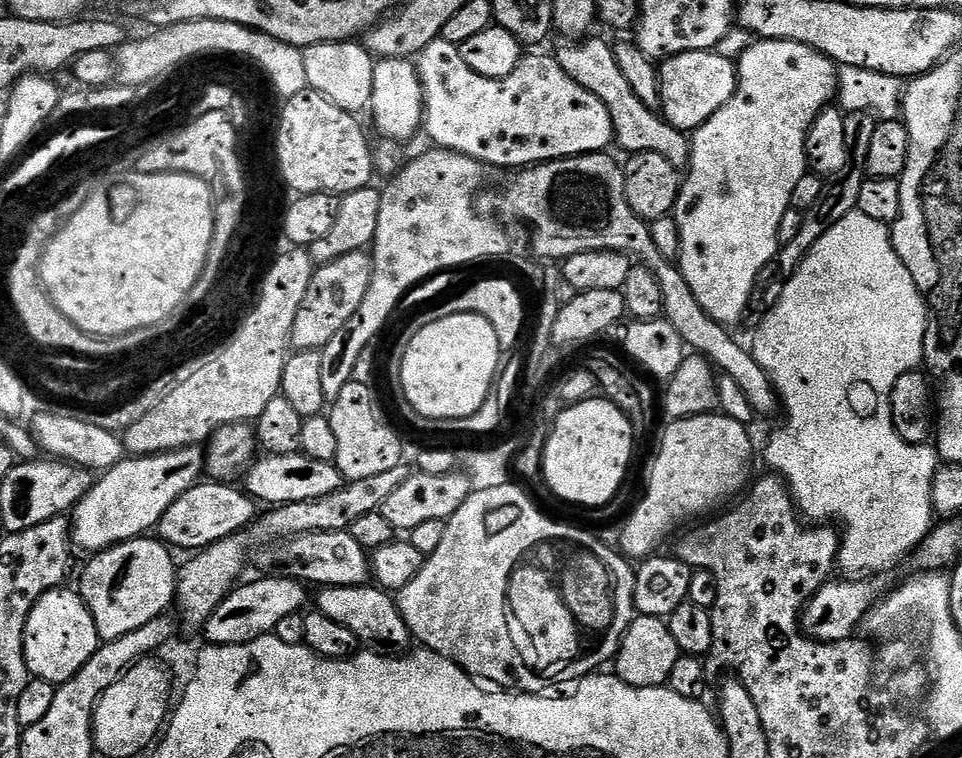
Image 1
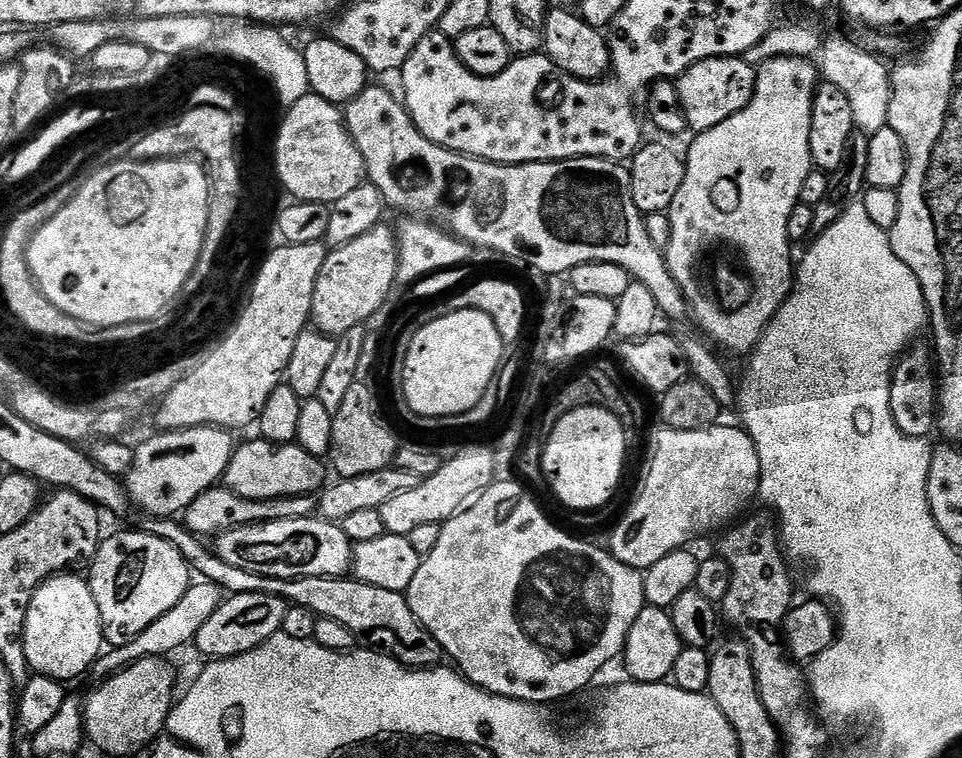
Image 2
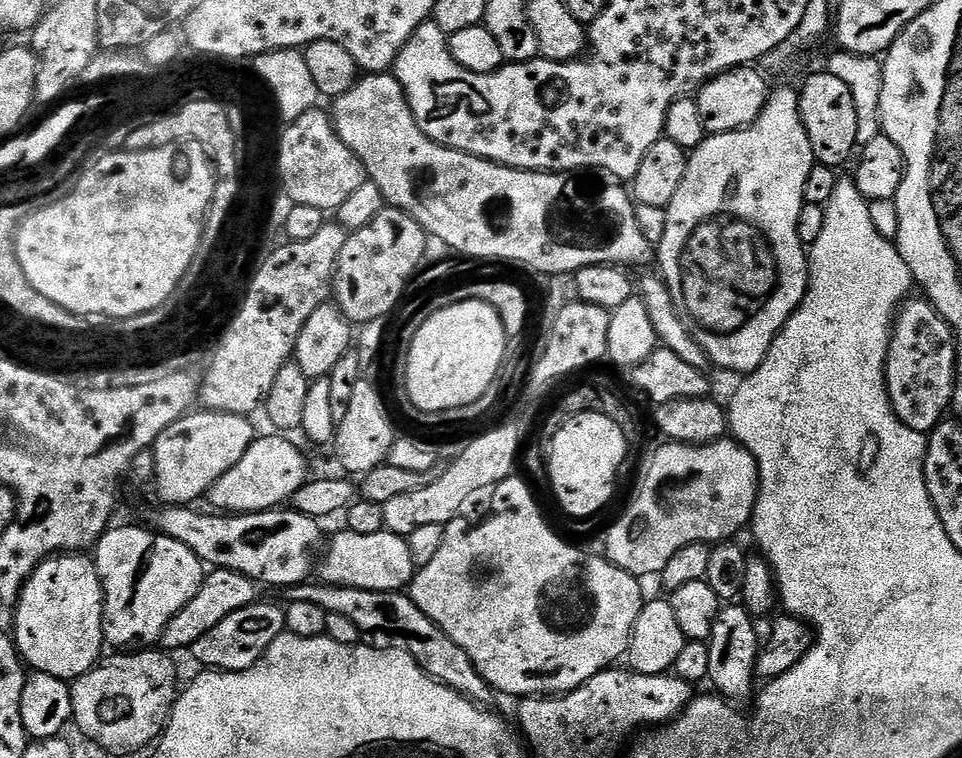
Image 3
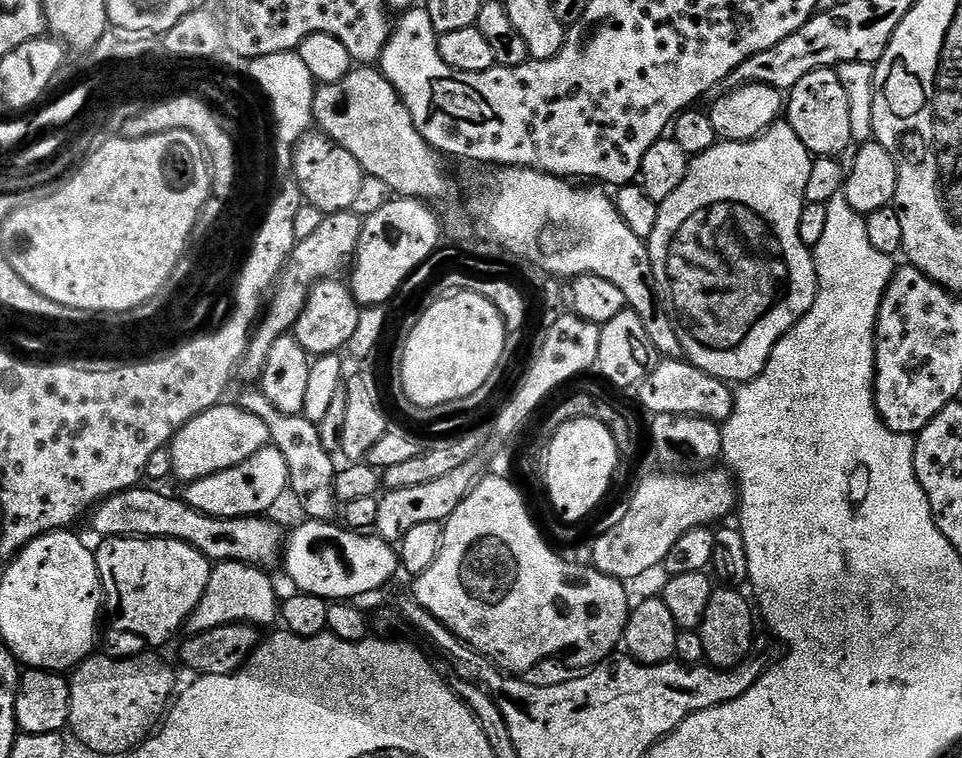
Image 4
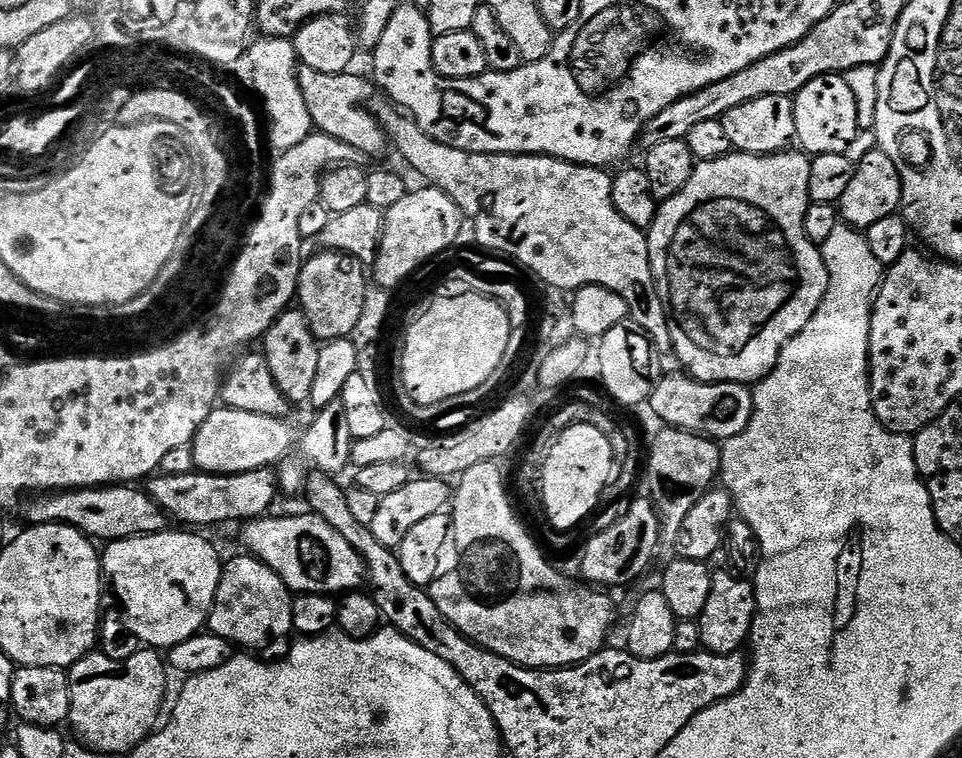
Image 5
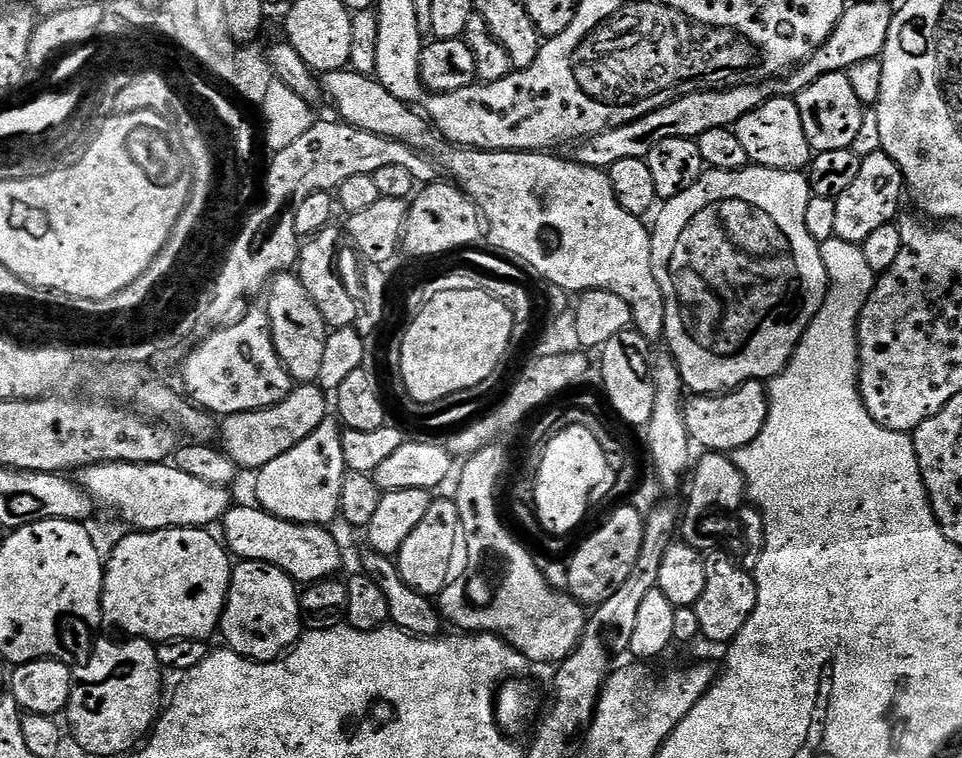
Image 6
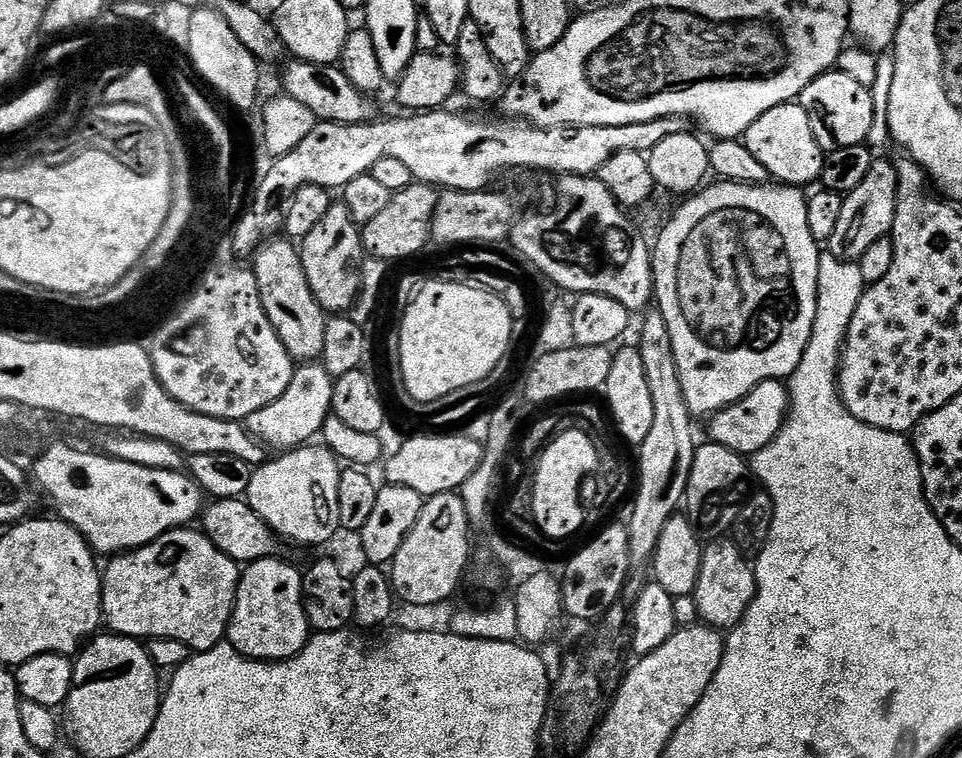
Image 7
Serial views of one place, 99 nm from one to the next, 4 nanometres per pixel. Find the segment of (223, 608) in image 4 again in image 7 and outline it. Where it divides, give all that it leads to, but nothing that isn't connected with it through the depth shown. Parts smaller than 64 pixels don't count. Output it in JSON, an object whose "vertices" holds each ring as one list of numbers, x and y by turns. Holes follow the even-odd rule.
{"vertices":[[276,559,254,560,241,571,238,594,228,623,227,643,252,660,288,660,308,644,310,629,304,609,301,569]]}

